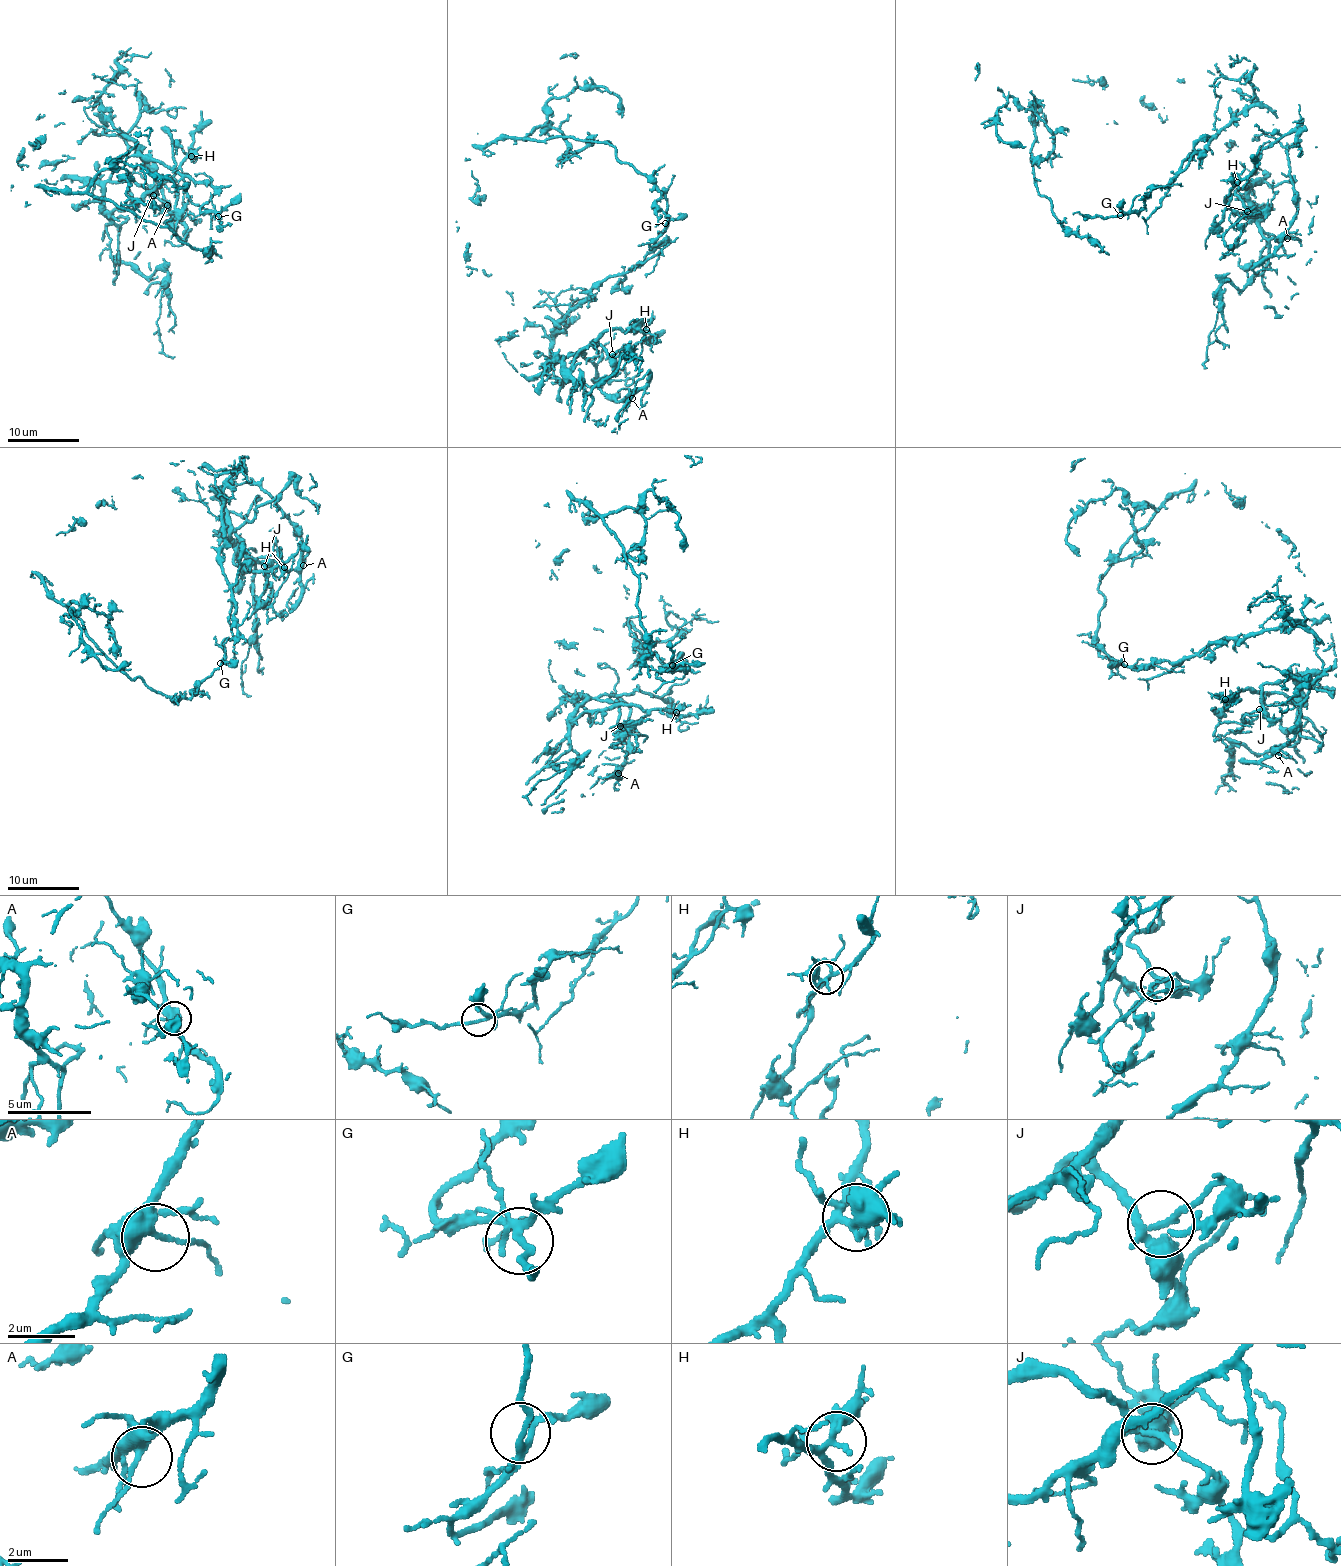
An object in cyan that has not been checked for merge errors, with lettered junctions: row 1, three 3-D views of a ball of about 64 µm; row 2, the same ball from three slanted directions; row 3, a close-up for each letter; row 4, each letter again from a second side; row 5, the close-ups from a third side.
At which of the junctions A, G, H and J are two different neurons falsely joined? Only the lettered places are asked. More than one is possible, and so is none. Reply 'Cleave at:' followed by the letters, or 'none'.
Cleave at: none

